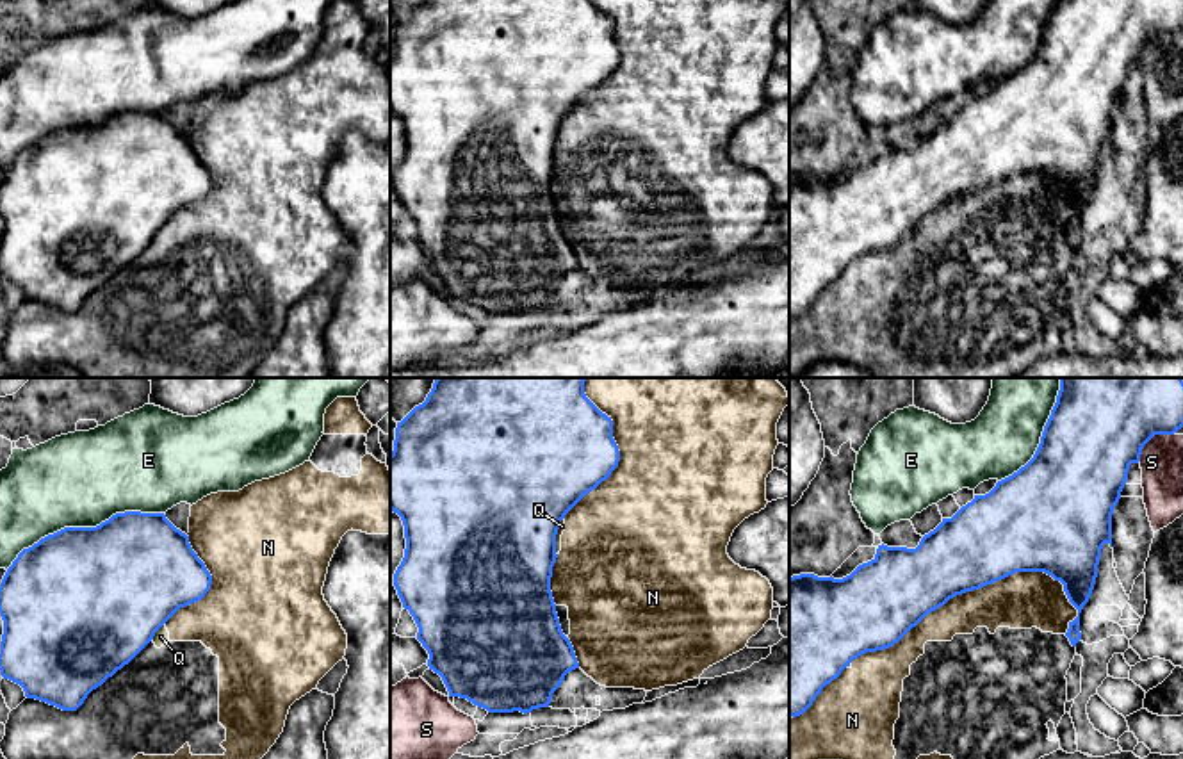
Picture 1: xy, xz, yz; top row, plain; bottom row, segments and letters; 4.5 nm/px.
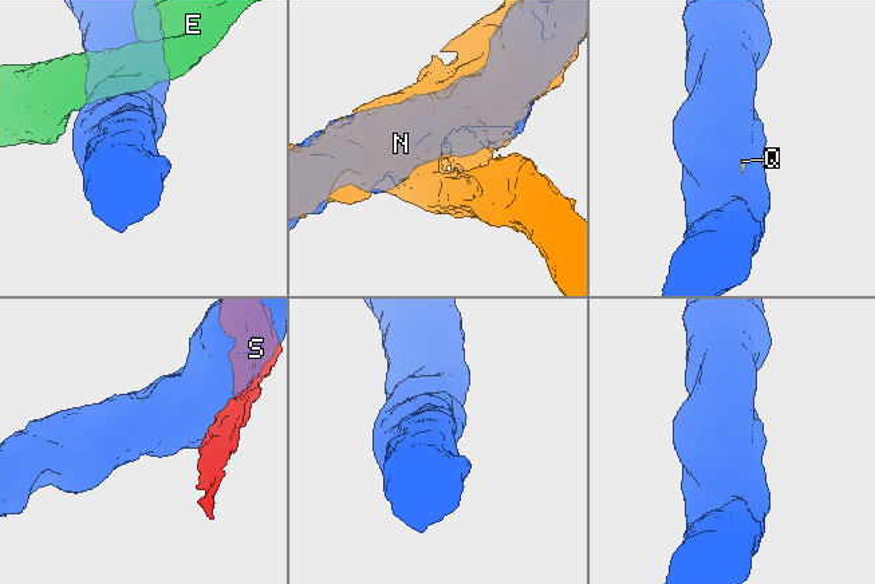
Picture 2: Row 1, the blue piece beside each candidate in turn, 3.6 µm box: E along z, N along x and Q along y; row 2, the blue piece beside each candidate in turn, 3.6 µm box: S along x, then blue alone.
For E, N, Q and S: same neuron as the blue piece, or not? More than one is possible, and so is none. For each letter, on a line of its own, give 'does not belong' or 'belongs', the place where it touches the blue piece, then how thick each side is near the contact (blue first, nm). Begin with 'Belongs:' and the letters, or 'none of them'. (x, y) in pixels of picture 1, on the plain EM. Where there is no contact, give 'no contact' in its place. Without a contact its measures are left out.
Belongs: none of them
E: does not belong | xy (82, 129) | 500/440 nm
N: does not belong | yz (968, 191) | 380/260 nm
Q: does not belong | xy (157, 230) | 500/70 nm
S: does not belong | yz (1151, 38) | 380/190 nm

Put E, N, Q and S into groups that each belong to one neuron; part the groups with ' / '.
E / N Q / S

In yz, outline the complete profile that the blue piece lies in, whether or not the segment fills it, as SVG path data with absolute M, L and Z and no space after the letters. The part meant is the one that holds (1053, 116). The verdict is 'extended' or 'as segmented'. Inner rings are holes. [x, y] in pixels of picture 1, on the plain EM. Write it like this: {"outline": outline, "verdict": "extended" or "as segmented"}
{"outline": "M1057 0L1033 59L1012 77L998 82L989 94L975 96L975 100L962 107L951 119L942 119L942 123L934 132L921 139L916 150L887 148L882 144L878 146L871 162L859 166L850 176L843 180L834 180L832 176L818 178L814 175L800 175L789 178L789 317L795 319L804 315L812 306L821 290L837 280L841 273L859 257L893 248L928 214L939 210L950 200L966 192L980 191L1016 173L1044 173L1064 185L1064 192L1069 203L1078 210L1078 217L1069 223L1069 230L1065 233L1071 246L1076 248L1076 244L1081 241L1080 214L1092 196L1101 150L1105 144L1112 148L1112 114L1126 86L1130 66L1140 62L1144 46L1154 36L1174 36L1181 29L1183 0Z", "verdict": "as segmented"}

